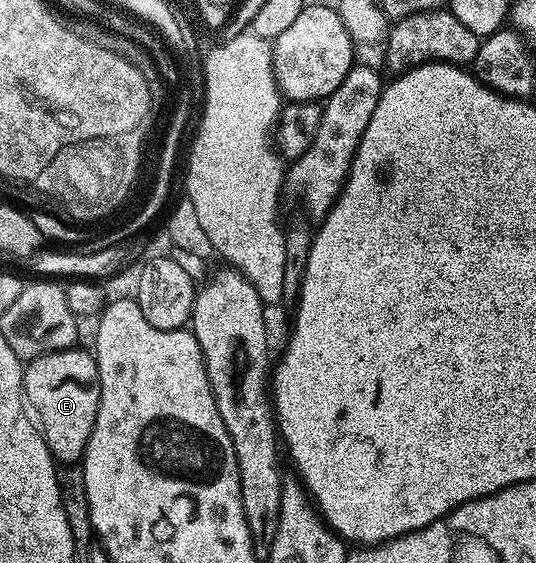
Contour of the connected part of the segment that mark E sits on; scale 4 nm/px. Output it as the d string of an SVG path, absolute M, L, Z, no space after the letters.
M74 346L28 361L23 368L23 396L39 421L41 435L44 436L54 461L65 466L76 465L84 457L91 430L95 430L95 414L99 410L101 379L97 369L97 357L92 351L85 349L84 352L81 346Z

